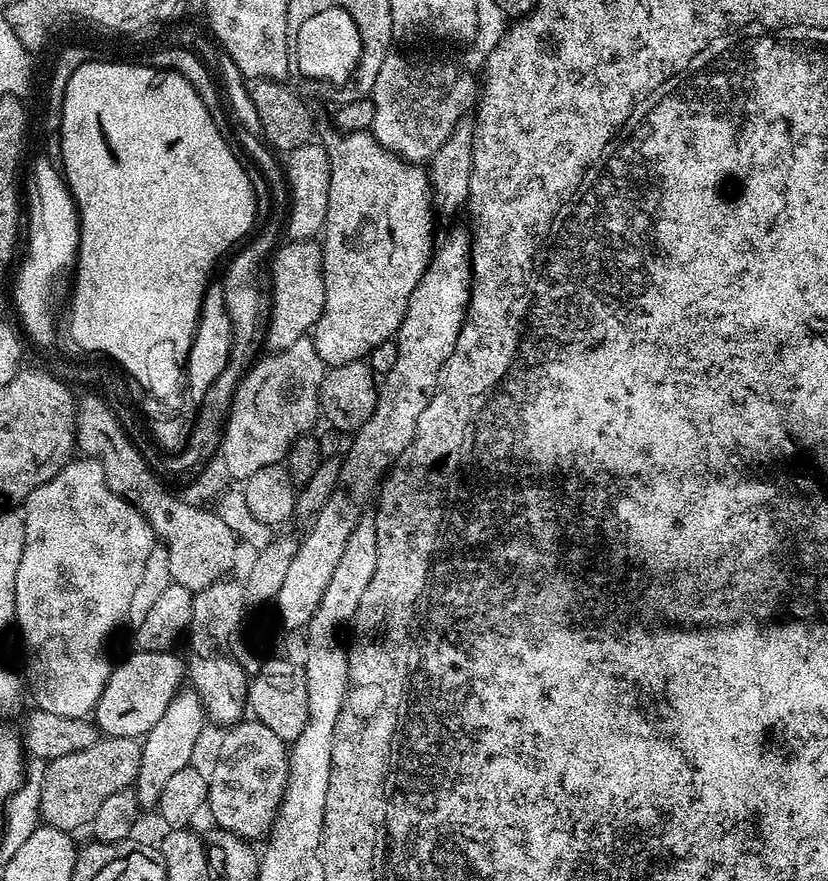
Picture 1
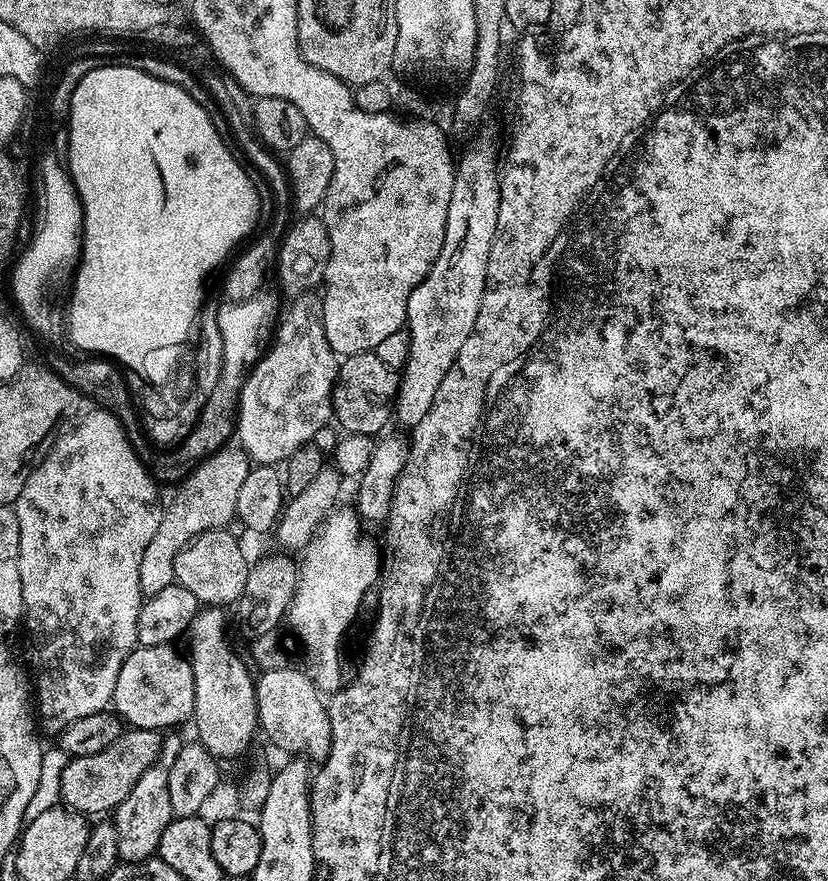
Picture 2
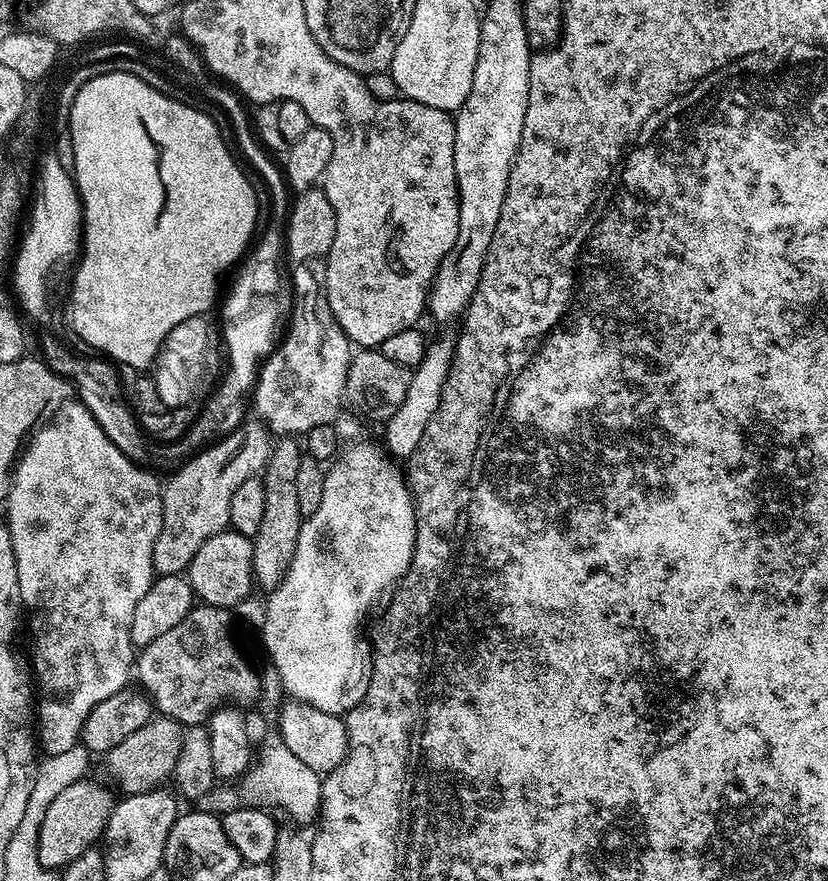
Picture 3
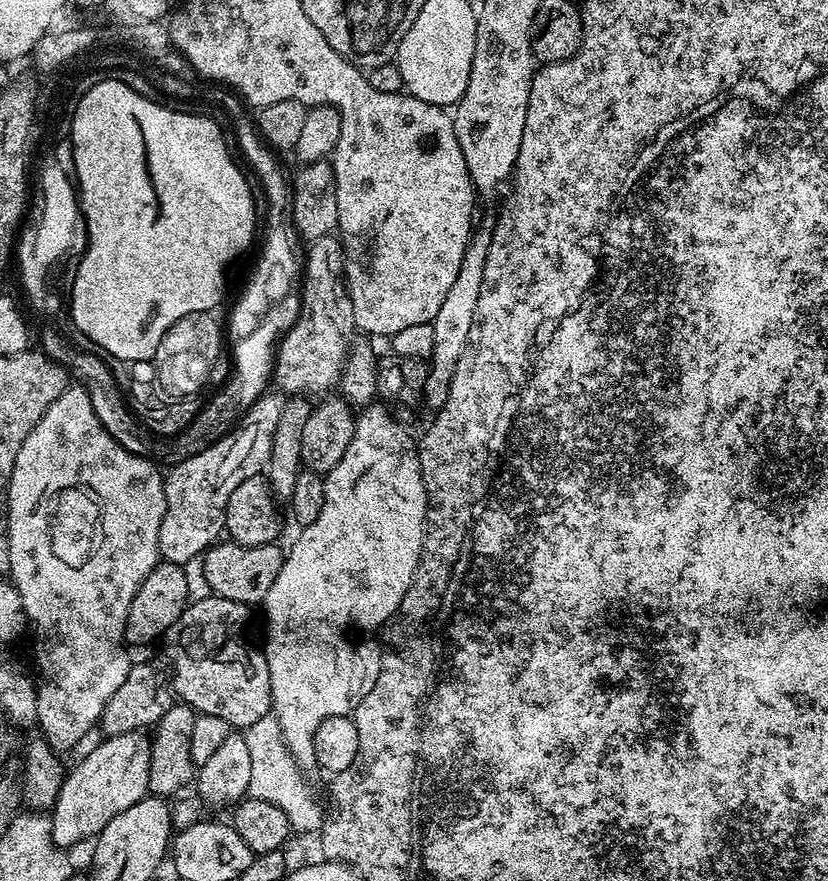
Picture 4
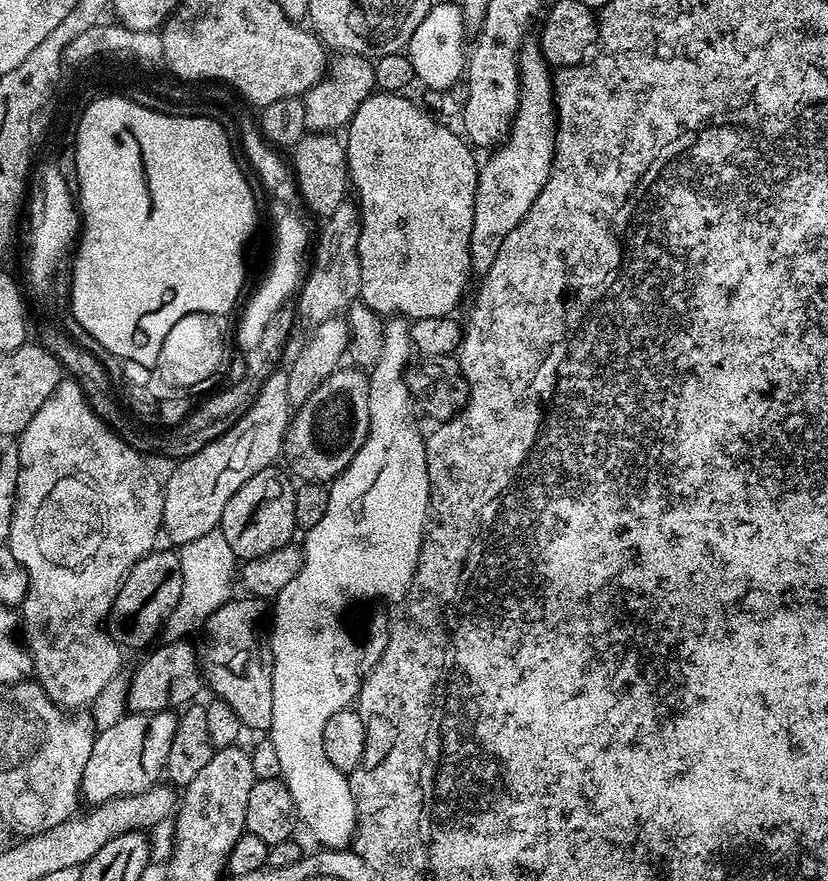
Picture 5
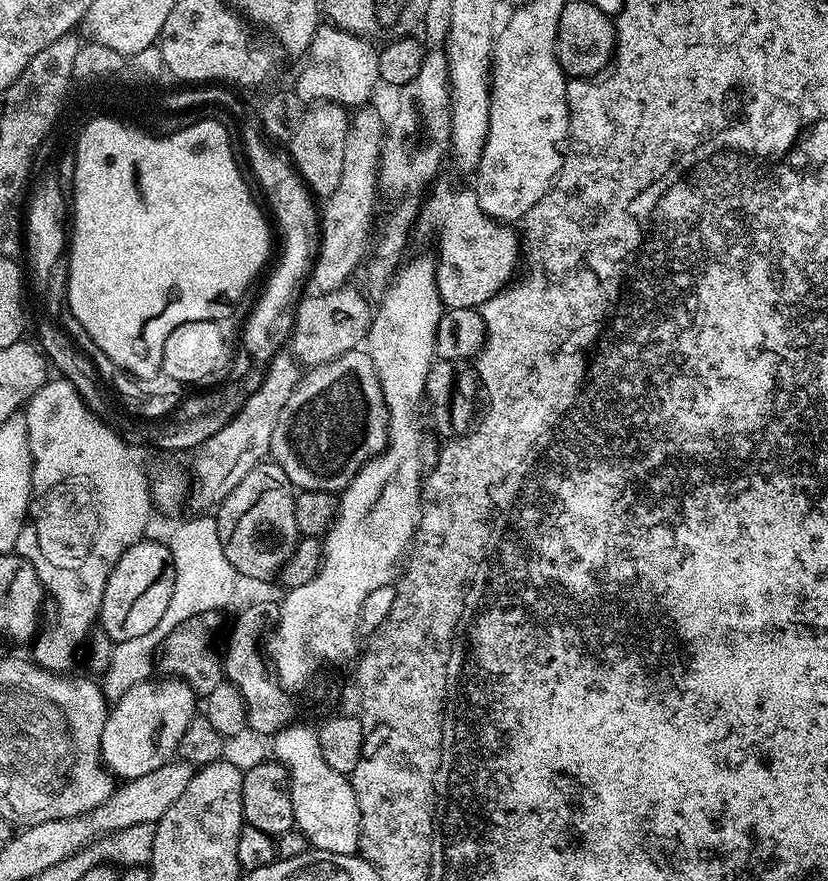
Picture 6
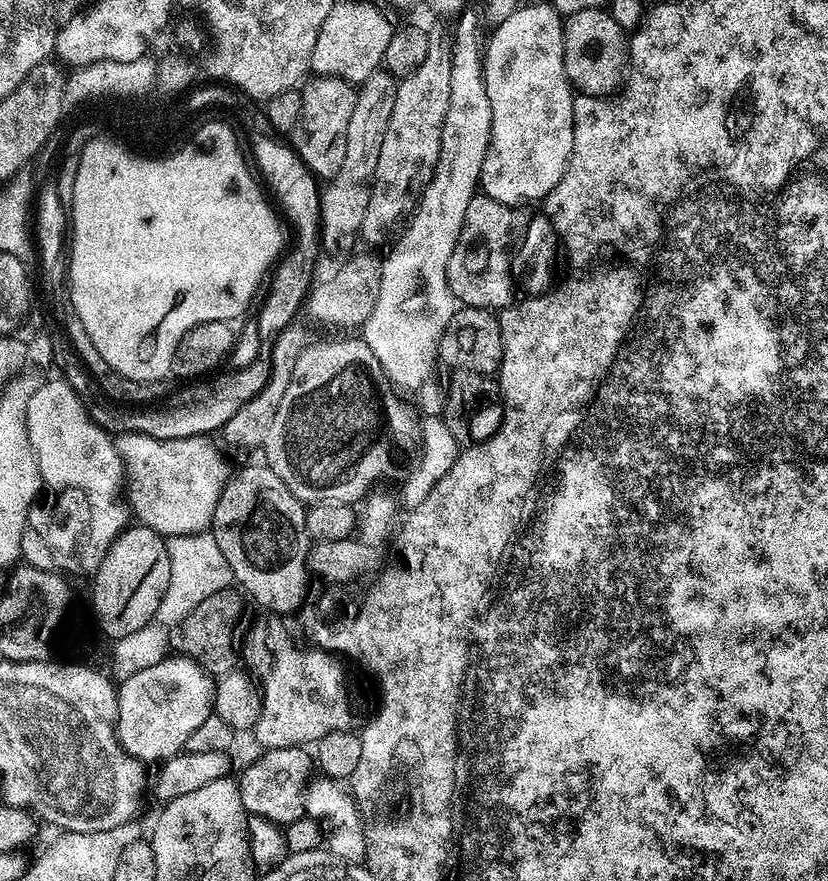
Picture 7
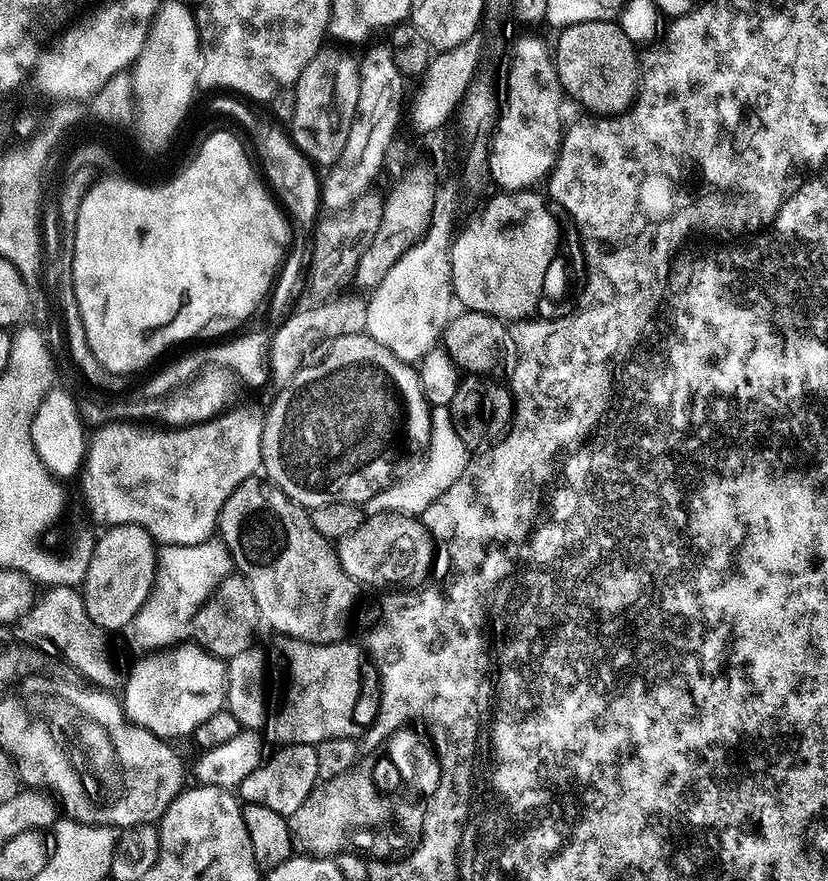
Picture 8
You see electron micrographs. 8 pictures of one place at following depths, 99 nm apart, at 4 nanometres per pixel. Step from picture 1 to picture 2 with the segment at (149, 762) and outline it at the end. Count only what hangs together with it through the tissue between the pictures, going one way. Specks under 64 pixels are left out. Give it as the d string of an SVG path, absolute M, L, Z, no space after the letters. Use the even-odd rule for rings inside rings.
M176 734L163 737L160 757L157 758L156 763L150 766L150 770L146 770L146 774L142 774L142 778L138 778L138 782L134 782L134 790L130 790L128 797L114 810L114 823L118 830L118 854L121 861L131 862L155 857L160 847L162 830L166 830L166 826L170 826L170 822L174 819L170 810L170 766L174 766L174 758L182 747L182 740L172 735Z

